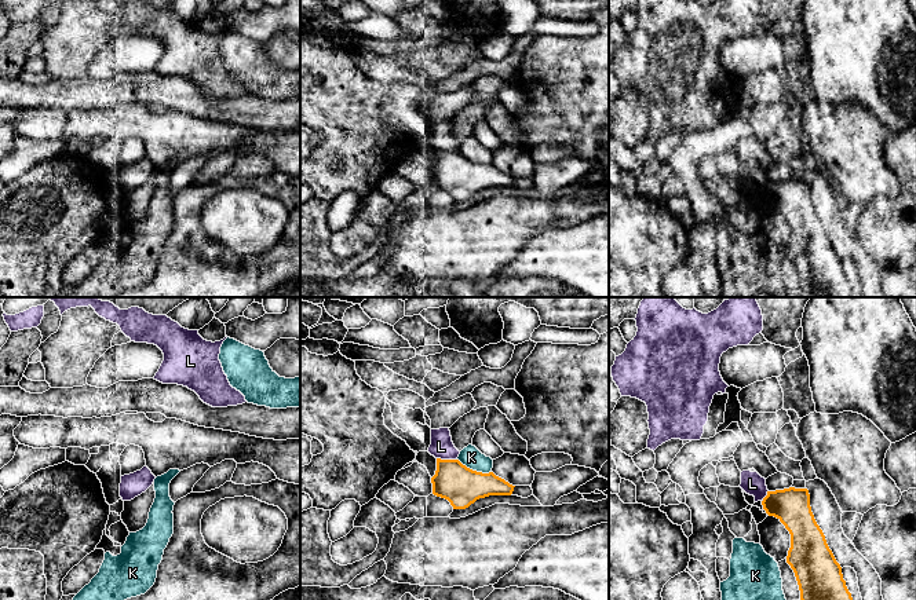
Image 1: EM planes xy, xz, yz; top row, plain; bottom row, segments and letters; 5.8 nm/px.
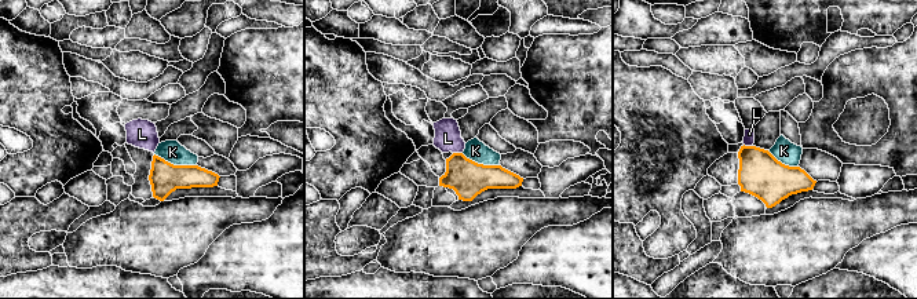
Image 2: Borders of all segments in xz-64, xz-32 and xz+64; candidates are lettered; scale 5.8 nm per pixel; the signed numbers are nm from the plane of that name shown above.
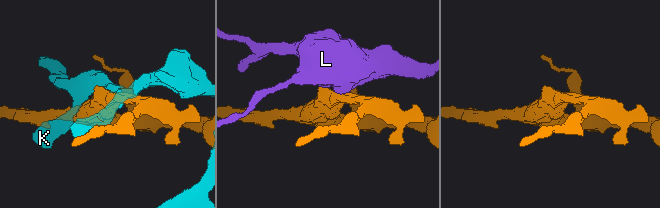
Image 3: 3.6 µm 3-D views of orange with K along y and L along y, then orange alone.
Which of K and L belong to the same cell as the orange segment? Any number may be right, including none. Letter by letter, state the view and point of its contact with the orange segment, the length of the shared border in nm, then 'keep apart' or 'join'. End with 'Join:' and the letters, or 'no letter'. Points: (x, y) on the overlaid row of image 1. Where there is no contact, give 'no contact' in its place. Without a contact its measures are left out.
K: xz (474, 471) | 220 nm | keep apart
L: xz (446, 460) | 120 nm | keep apart
Join: no letter

